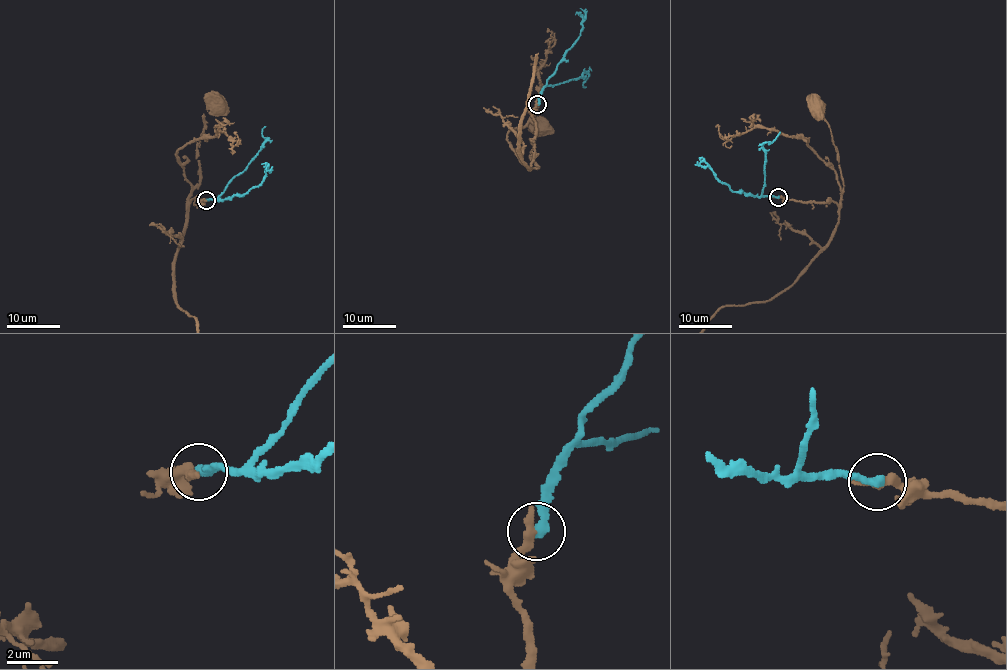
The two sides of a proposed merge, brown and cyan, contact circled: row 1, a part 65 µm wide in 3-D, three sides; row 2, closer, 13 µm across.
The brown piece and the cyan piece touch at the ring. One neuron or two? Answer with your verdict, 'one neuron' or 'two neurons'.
two neurons

